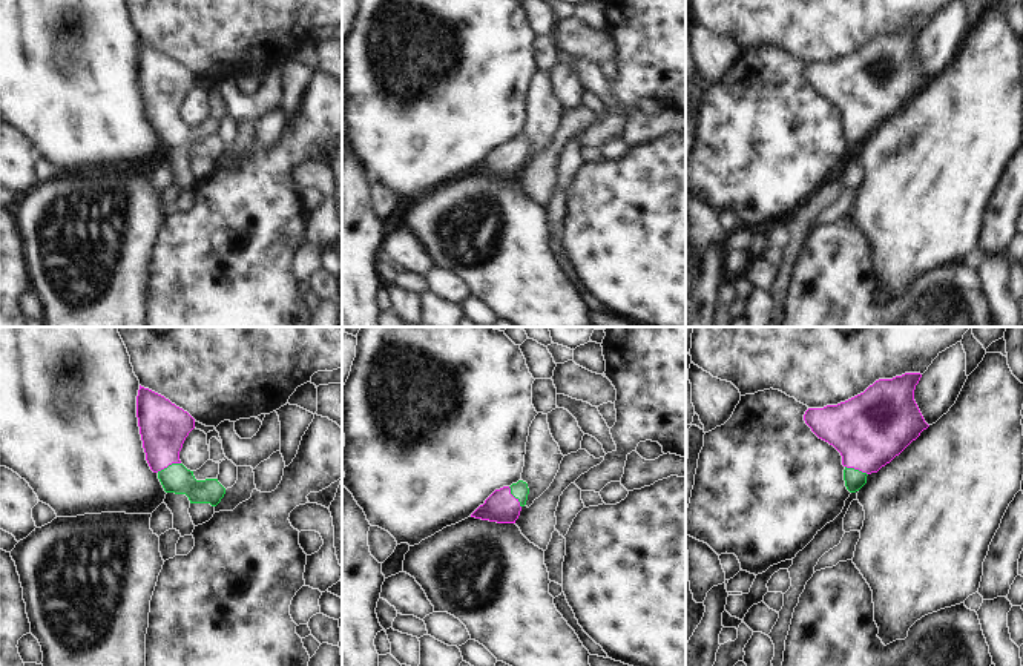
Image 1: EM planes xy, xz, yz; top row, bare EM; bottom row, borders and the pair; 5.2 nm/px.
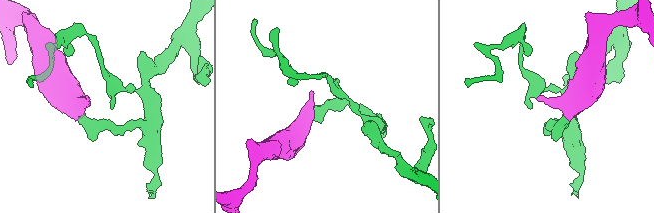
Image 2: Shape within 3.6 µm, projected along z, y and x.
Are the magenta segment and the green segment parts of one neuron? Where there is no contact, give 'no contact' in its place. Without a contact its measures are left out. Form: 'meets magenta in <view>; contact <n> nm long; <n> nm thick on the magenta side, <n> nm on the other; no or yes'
meets magenta in xy; contact 140 nm long; 260 nm thick on the magenta side, 150 nm on the other; yes

